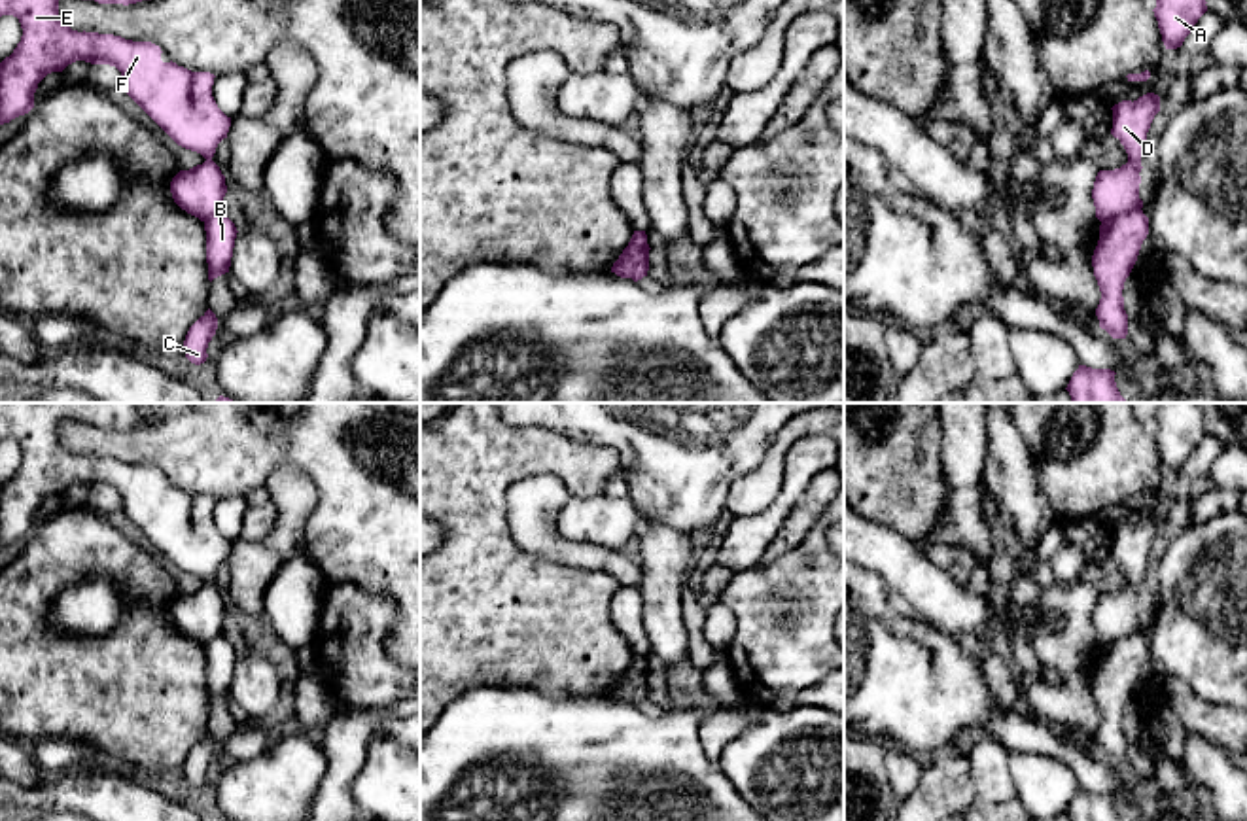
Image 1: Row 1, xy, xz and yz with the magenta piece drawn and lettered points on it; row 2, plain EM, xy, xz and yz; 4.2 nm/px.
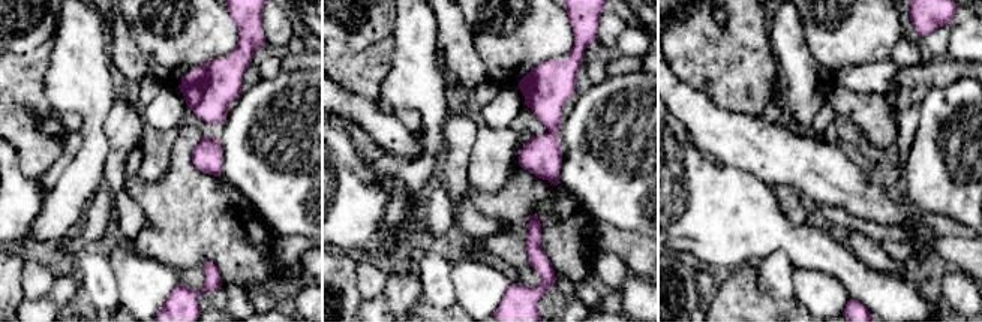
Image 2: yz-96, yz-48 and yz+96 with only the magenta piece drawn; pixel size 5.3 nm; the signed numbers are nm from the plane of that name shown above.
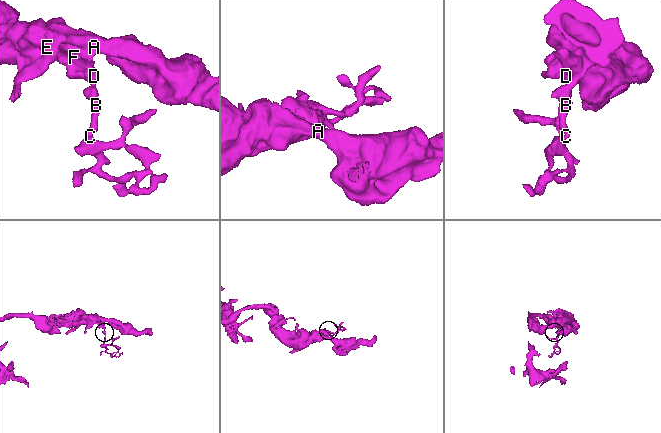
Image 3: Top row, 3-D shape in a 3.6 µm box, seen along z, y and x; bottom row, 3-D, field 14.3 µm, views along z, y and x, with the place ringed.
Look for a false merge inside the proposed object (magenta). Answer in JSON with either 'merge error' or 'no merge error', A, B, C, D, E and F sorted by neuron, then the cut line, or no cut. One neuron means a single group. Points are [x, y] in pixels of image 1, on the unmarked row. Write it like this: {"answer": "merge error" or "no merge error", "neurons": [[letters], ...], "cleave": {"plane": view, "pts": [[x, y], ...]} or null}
{"answer": "merge error", "neurons": [["A", "D", "E", "F"], ["B", "C"]], "cleave": {"plane": "yz", "pts": [[1140, 632], [1102, 646]]}}

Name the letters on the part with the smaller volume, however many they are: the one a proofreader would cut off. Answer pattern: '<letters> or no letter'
B, C

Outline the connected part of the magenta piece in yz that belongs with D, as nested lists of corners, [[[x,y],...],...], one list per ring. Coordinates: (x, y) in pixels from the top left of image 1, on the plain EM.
[[[1147,516],[1137,524],[1122,524],[1113,532],[1111,558],[1120,564],[1128,586],[1115,594],[1099,594],[1094,605],[1092,622],[1099,645],[1132,638],[1143,632],[1139,622],[1141,581],[1147,571],[1147,556],[1160,535],[1160,520]]]

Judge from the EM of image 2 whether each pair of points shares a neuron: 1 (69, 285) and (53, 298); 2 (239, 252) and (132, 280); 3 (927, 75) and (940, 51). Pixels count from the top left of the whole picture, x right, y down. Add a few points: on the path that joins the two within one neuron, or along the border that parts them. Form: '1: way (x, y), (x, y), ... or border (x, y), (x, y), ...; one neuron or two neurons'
1: way (65, 289), (57, 297); one neuron
2: border (141, 255), (156, 258), (174, 268); two neurons
3: border (946, 56), (933, 59); two neurons

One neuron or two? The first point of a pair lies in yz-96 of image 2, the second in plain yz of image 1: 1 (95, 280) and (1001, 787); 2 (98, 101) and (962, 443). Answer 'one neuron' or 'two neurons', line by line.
1: one neuron
2: one neuron

